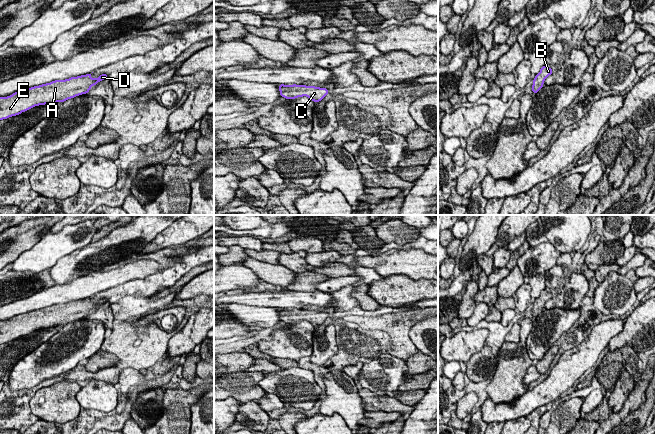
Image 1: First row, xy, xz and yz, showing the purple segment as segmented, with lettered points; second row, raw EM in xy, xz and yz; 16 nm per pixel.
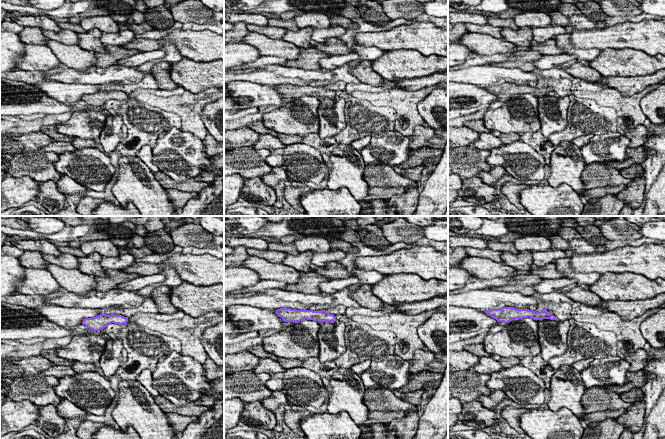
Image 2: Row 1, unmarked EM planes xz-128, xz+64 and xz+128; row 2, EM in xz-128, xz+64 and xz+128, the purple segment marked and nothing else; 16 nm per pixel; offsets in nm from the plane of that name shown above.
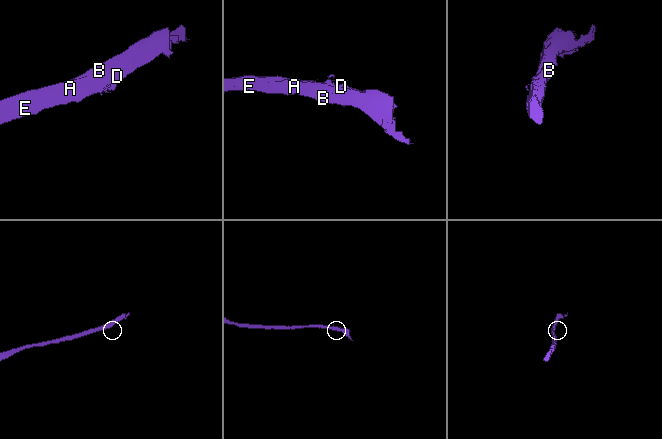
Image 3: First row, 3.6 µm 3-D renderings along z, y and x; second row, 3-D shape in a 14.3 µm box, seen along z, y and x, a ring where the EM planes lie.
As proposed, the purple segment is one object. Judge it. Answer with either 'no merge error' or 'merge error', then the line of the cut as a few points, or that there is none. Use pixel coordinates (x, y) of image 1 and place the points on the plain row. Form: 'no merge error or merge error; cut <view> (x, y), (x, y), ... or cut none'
no merge error; cut none

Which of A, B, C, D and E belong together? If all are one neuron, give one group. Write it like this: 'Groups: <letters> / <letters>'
Groups: A B C D E

